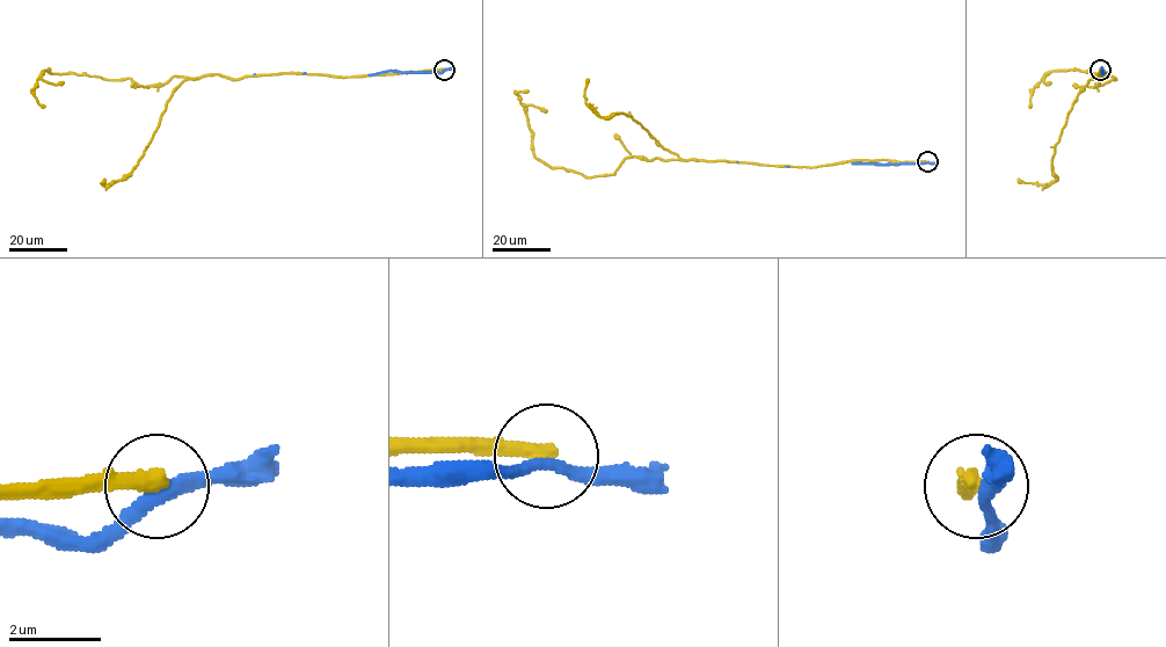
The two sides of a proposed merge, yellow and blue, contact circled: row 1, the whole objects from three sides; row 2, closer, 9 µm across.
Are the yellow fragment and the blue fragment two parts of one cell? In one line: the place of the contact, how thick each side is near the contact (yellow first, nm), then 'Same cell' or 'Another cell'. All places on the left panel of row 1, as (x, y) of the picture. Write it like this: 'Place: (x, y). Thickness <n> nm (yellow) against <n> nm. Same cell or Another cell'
Place: (444, 70). Thickness 360 nm (yellow) against 280 nm. Another cell

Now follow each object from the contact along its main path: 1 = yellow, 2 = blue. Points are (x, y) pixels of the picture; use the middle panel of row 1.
1: (927, 161), (816, 167), (626, 157), (613, 175), (585, 176), (549, 167), (534, 155), (517, 95), (527, 89)
2: (927, 162), (786, 166), (737, 162)

